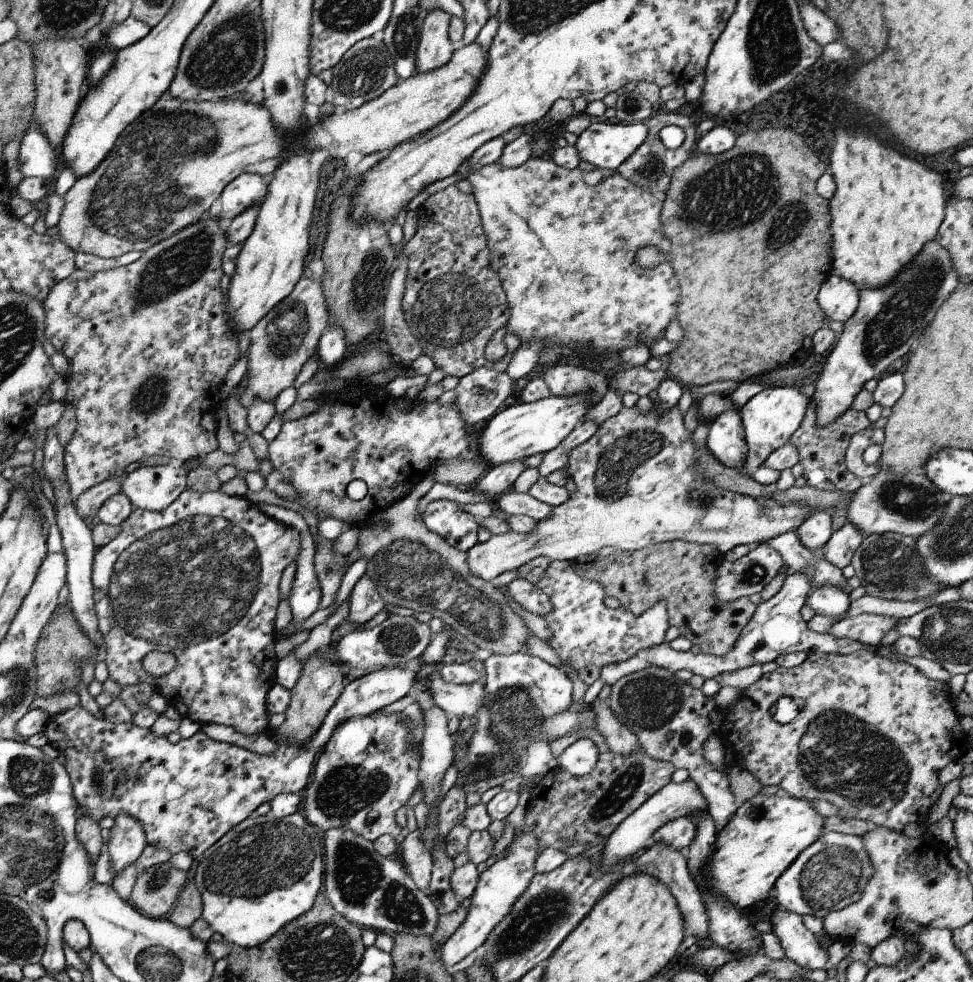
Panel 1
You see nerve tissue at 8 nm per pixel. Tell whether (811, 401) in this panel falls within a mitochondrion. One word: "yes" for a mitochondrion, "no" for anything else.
no

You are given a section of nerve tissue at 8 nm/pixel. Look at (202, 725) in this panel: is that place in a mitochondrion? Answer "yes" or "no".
no

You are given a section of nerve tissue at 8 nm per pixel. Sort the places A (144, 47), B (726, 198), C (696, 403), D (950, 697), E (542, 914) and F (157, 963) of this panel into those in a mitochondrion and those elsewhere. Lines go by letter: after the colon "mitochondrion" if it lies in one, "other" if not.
A: other
B: mitochondrion
C: other
D: other
E: mitochondrion
F: mitochondrion

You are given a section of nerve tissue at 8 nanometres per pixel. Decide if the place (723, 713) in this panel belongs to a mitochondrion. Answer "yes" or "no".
no

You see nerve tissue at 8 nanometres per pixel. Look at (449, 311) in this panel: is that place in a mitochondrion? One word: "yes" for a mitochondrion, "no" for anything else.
yes

